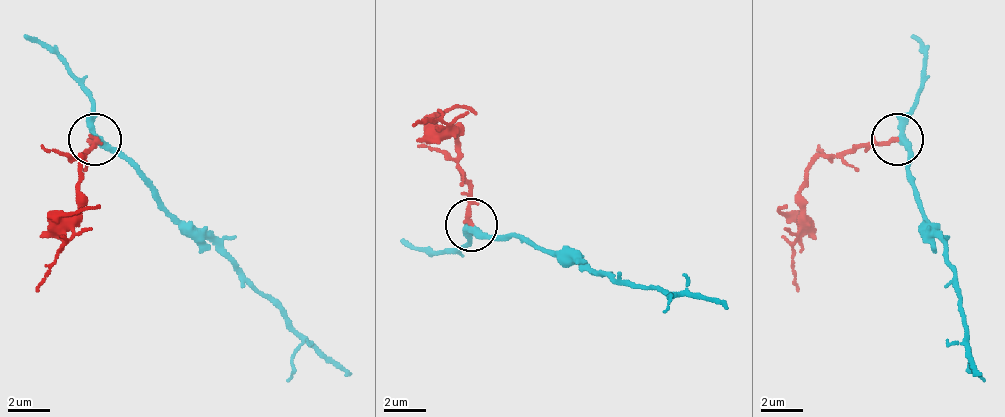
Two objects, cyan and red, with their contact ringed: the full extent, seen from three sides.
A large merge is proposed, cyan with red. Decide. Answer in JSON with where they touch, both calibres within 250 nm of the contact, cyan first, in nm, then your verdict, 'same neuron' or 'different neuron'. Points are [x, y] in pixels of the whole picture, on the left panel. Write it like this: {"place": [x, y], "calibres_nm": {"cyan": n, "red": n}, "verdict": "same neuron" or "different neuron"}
{"place": [94, 139], "calibres_nm": {"cyan": 320, "red": 200}, "verdict": "same neuron"}

